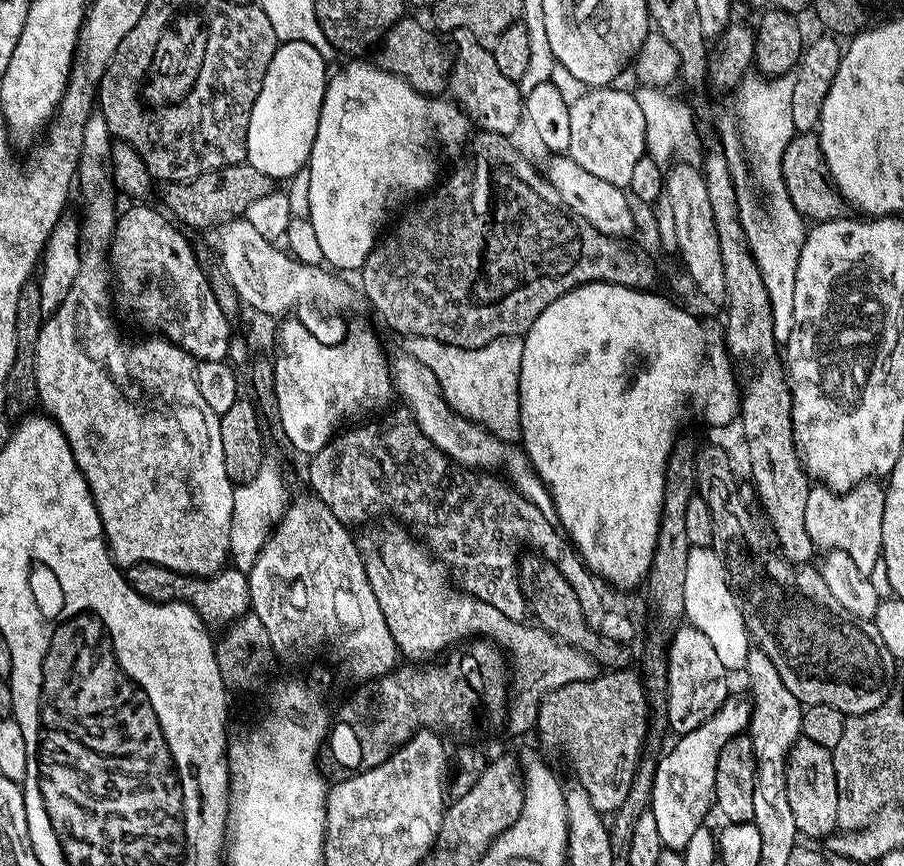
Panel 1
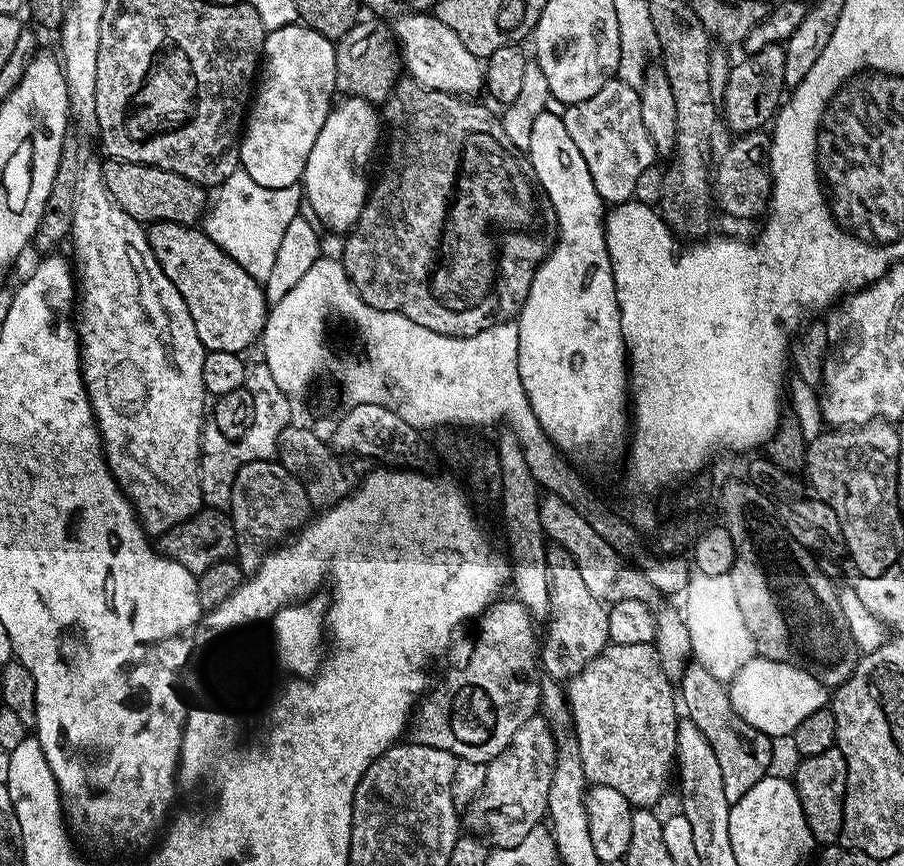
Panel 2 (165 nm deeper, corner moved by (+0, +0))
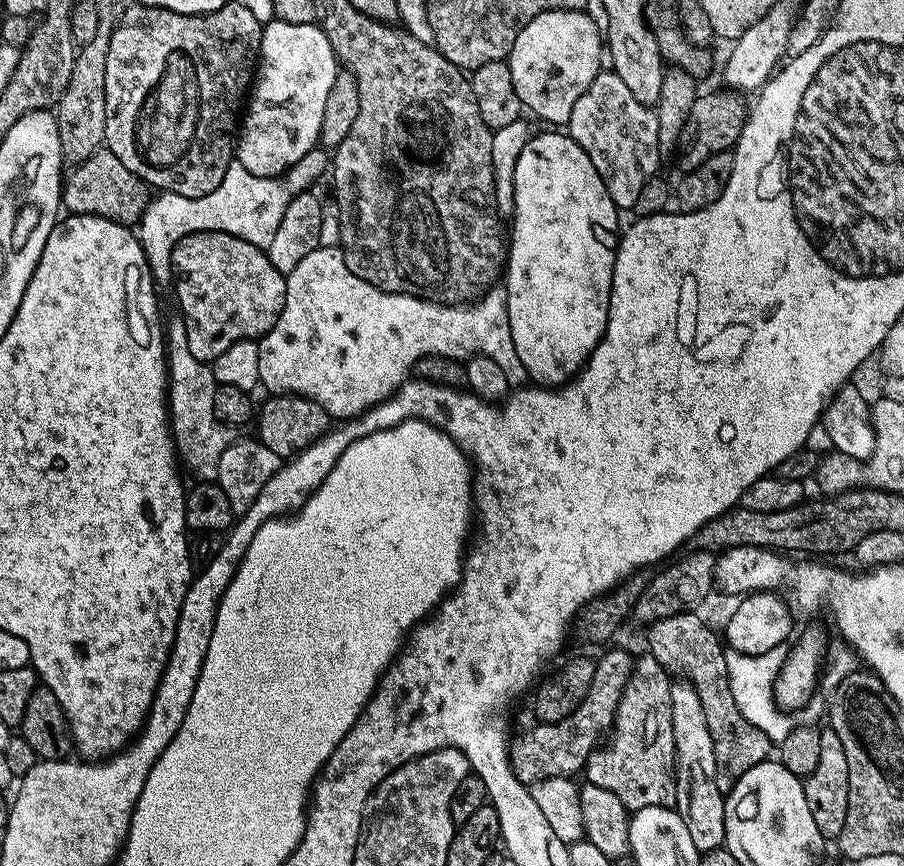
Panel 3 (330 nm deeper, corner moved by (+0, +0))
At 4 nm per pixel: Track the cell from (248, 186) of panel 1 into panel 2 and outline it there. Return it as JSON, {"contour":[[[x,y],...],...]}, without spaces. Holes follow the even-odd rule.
{"contour":[[[115,158],[103,165],[103,172],[105,188],[114,202],[144,226],[161,224],[163,220],[192,226],[205,215],[206,205],[210,200],[210,196],[204,193],[207,191],[178,174],[149,164],[135,164]]]}

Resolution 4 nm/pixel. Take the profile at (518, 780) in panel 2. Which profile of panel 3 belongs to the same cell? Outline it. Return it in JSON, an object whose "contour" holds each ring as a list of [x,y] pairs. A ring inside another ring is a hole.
{"contour":[[[624,648],[610,649],[604,657],[596,660],[590,690],[570,715],[562,718],[562,722],[557,724],[533,723],[534,726],[529,732],[524,732],[517,740],[515,737],[511,741],[508,757],[520,783],[531,786],[537,780],[550,780],[555,776],[572,778],[583,773],[590,754],[598,747],[602,737],[616,720],[618,702],[622,702],[622,690],[626,690],[626,682],[632,677],[633,667],[633,653],[628,653]]]}

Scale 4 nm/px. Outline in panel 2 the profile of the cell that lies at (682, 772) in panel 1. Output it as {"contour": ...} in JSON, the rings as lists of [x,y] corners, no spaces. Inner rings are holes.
{"contour":[[[757,655],[739,671],[728,684],[730,702],[734,710],[750,726],[762,730],[762,734],[773,738],[791,737],[792,731],[805,718],[810,718],[830,700],[829,689],[814,674],[786,662],[774,662]]]}

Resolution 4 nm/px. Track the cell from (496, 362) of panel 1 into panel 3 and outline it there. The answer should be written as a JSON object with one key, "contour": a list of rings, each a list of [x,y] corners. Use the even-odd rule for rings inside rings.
{"contour":[[[318,247],[310,252],[296,268],[286,276],[288,285],[286,286],[286,302],[278,322],[264,336],[259,337],[258,343],[258,374],[260,375],[260,384],[265,388],[268,394],[287,394],[290,396],[307,396],[309,400],[318,402],[322,410],[326,410],[328,415],[340,422],[347,422],[353,418],[359,418],[370,408],[384,403],[399,389],[404,383],[406,377],[415,369],[416,363],[425,360],[430,356],[439,356],[453,362],[467,361],[469,356],[489,356],[502,366],[506,373],[509,385],[516,386],[525,379],[526,373],[518,354],[514,350],[514,342],[510,334],[510,318],[508,317],[508,290],[504,286],[496,286],[483,293],[475,302],[467,306],[453,306],[450,304],[438,304],[436,301],[423,300],[416,296],[407,296],[403,292],[383,292],[381,288],[376,288],[370,282],[358,278],[350,273],[350,268],[346,266],[344,252],[340,248],[322,248]]]}

